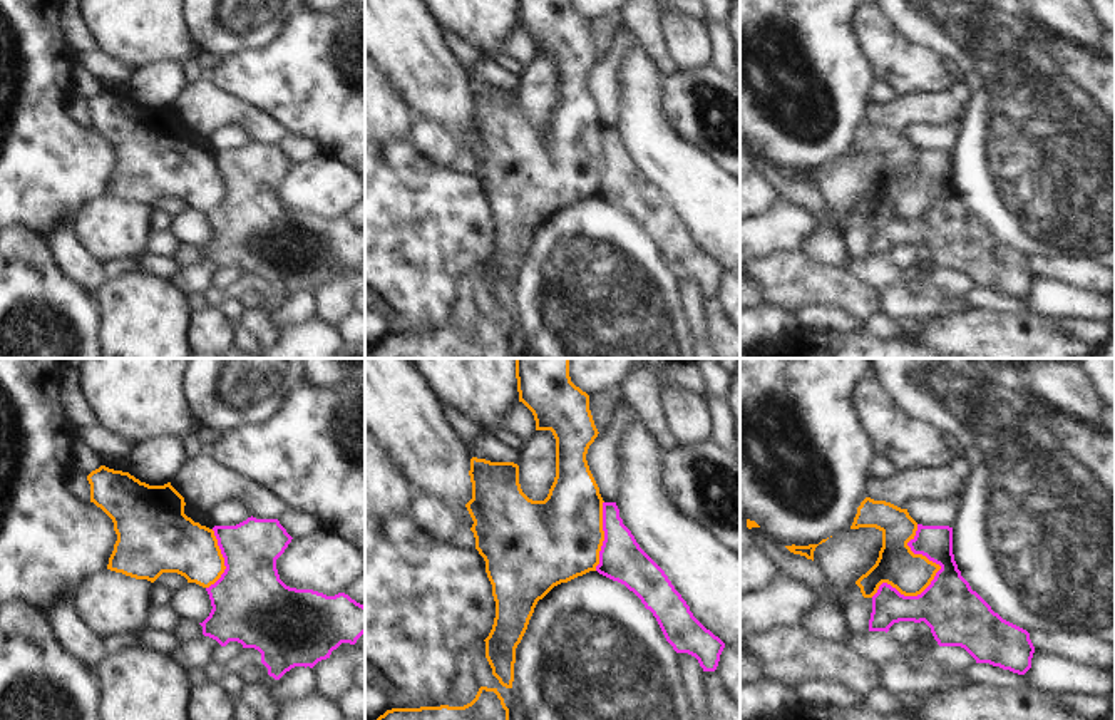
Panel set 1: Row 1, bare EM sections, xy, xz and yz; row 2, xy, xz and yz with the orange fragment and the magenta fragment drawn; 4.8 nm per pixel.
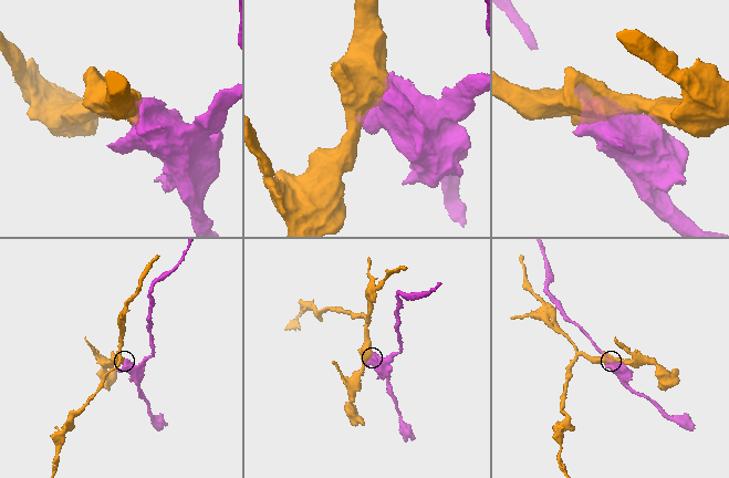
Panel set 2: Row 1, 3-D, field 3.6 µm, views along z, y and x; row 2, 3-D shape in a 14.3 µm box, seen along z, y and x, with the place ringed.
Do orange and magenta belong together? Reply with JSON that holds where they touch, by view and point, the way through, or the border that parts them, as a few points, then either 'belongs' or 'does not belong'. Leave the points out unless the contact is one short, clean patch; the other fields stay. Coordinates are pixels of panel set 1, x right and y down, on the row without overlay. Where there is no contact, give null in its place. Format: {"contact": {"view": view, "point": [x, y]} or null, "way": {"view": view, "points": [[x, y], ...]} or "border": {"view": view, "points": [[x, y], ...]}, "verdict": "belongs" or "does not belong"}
{"contact": {"view": "yz", "point": [933, 203]}, "border": {"view": "yz", "points": [[918, 149], [908, 171], [935, 203], [871, 221]]}, "verdict": "does not belong"}

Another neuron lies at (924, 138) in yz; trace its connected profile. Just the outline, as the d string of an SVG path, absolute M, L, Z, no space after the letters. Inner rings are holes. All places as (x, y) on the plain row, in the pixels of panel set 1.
M956 122L946 127L927 127L916 124L911 126L906 134L917 149L953 152L959 124L961 122Z

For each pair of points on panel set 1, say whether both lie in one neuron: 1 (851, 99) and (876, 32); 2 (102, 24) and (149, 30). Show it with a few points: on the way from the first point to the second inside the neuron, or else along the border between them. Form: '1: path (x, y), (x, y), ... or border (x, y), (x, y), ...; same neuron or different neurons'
1: border (852, 19), (859, 44), (878, 79); different neurons
2: path (114, 24), (138, 25); same neuron

